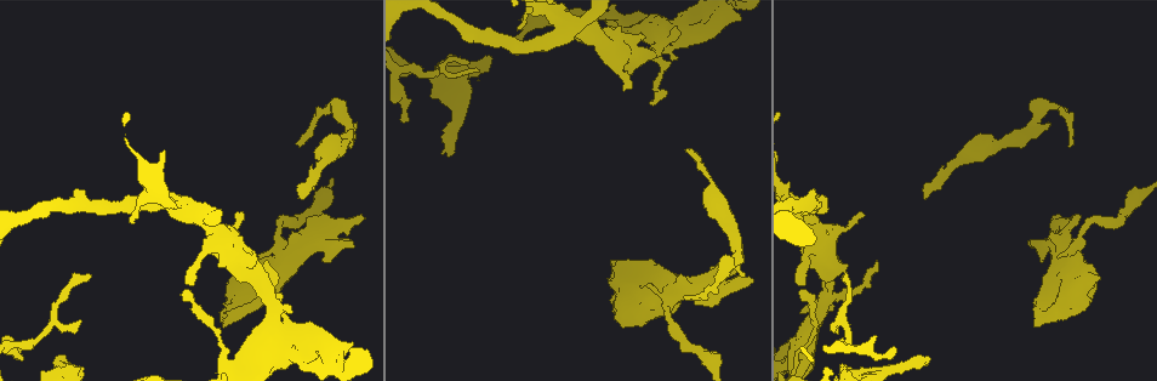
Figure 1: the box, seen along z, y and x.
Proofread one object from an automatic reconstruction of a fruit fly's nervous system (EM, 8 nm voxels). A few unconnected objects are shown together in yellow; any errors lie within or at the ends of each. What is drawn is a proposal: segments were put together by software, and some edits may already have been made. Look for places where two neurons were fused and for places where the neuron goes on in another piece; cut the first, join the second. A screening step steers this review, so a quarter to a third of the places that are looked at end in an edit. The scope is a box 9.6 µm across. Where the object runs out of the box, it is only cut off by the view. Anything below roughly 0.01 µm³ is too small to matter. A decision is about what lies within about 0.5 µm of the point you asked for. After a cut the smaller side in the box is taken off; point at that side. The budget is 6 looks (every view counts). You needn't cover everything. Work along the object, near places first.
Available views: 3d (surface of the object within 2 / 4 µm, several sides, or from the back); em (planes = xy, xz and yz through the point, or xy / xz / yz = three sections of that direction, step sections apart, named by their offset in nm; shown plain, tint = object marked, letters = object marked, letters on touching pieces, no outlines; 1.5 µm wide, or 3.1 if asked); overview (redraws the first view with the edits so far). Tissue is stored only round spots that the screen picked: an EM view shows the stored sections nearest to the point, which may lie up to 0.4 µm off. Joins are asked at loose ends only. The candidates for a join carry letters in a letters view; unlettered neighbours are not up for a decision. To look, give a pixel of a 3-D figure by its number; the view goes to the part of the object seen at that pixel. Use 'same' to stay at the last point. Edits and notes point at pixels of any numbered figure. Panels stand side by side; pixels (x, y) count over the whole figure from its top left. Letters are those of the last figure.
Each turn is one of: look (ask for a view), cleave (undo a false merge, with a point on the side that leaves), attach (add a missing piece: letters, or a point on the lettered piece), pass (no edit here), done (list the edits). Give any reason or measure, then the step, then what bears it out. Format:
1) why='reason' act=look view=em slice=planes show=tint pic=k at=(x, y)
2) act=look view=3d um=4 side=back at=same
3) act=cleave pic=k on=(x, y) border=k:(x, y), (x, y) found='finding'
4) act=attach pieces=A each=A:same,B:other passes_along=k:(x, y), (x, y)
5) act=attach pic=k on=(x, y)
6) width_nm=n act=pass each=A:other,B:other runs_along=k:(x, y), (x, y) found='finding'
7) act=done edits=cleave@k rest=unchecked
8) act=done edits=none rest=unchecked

why='a fork' act=look view=em slice=planes show=plain pic=1 at=(841, 317)

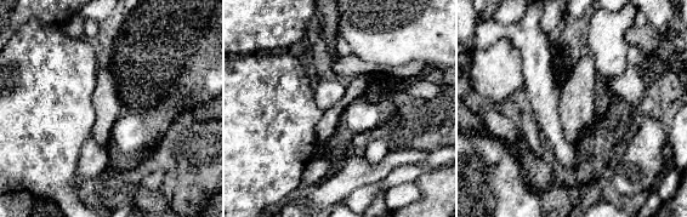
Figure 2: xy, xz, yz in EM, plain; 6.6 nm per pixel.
why='with the object marked' act=look view=em slice=planes show=tint at=same

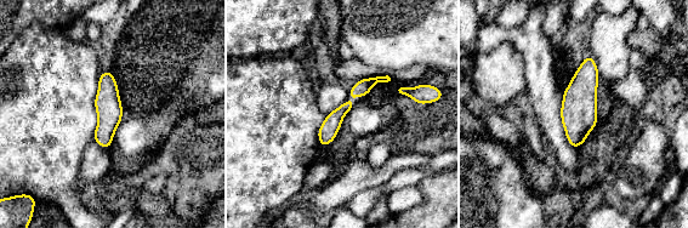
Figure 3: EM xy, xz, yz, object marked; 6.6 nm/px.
act=look view=em slice=planes show=letters at=same

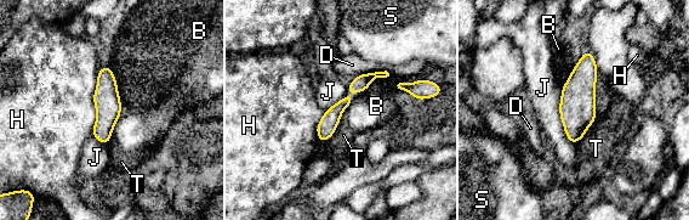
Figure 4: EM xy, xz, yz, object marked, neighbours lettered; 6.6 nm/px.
act=pass each=B:other,D:other,H:other,J:other,S:other,T:other runs_along=4:(383, 74), (351, 91), (322, 137) found='continuous, no second neuron'

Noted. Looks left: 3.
why='an open end' act=look view=em um=3.1 slice=planes show=letters pic=1 at=(363, 218)

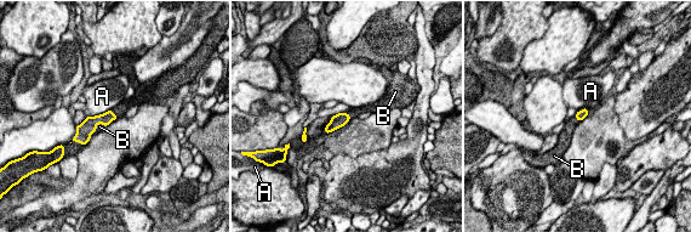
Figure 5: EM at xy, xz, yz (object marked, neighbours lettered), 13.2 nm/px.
act=attach pieces=B each=A:other,B:same passes_along=5:(89, 125), (96, 126), (100, 126) found='the neuron continues'

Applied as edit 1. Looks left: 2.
why='sudden change in width' act=look view=em slice=planes show=tint pic=1 at=(327, 113)

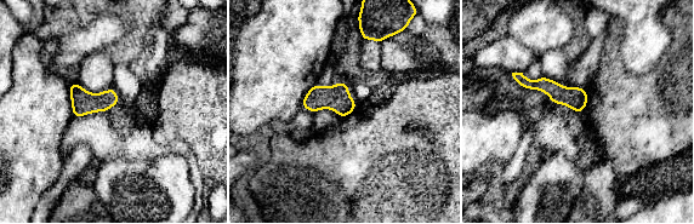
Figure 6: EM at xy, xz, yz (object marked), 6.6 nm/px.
act=look view=em slice=planes show=letters at=same

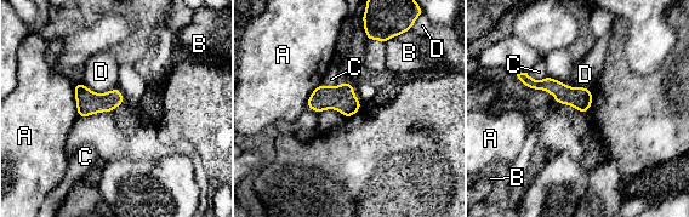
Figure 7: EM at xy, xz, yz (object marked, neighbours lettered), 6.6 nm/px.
act=pass each=A:other,B:other,C:other,D:other border=7:(548, 75), (570, 87), (590, 89) found='all the same neuron'

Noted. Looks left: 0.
act=done edits=attach@5 rest=unchecked

